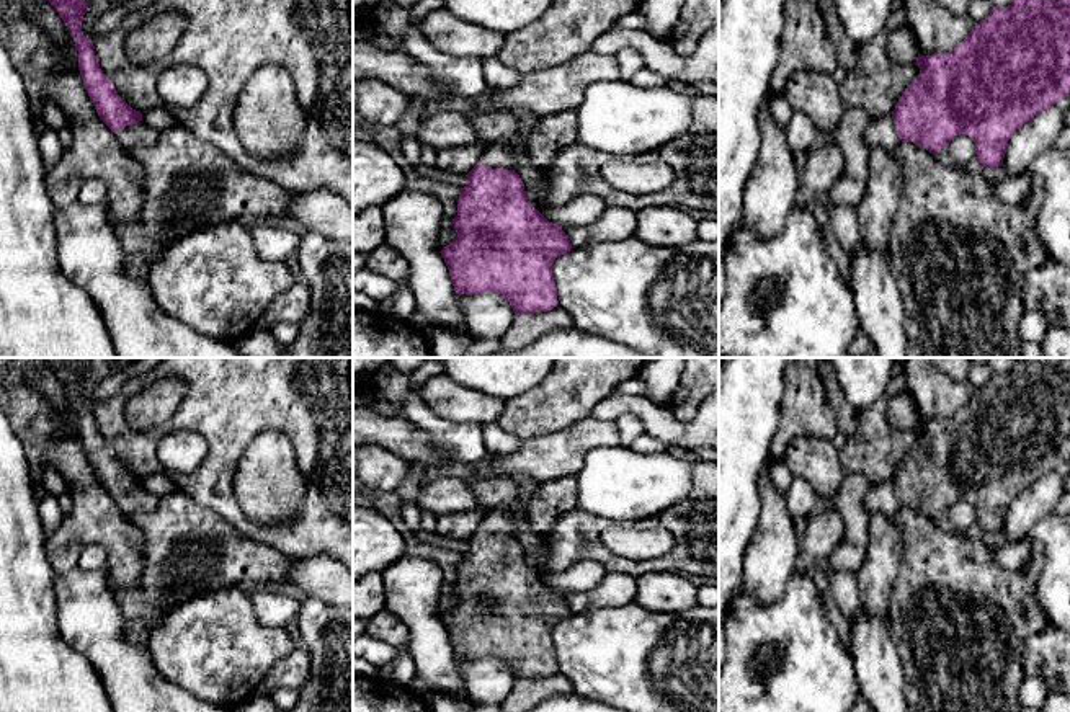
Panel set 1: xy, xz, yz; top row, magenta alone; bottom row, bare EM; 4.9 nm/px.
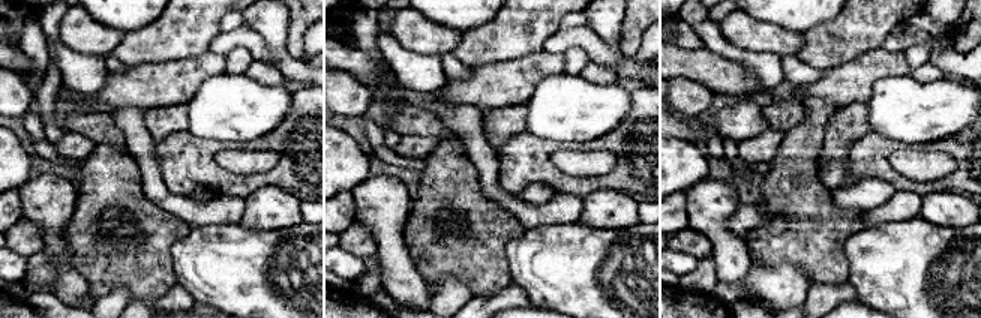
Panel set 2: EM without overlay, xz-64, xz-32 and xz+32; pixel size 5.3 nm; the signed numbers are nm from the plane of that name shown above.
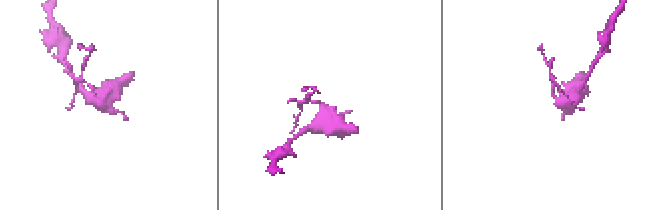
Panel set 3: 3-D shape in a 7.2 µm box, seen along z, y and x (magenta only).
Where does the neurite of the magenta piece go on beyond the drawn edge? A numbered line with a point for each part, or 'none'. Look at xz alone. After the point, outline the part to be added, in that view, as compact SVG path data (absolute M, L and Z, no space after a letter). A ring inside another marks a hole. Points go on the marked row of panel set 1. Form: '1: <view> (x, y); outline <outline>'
1: xz (505, 154); outline M524 109L515 111L515 116L519 127L518 139L488 142L480 157L484 165L506 170L516 170L519 167L519 155L528 150L528 136L541 116Z

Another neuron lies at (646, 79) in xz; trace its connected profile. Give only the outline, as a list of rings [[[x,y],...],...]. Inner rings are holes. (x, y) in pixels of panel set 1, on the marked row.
[[[647,67],[635,72],[629,82],[640,88],[660,88],[668,85],[668,80],[663,75]]]

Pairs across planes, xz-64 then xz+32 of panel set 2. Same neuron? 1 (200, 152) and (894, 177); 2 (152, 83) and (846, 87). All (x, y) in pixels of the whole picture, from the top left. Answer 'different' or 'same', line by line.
1: same
2: same

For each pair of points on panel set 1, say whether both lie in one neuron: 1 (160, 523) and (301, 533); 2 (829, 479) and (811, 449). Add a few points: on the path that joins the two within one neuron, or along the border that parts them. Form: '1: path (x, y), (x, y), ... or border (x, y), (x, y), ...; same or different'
1: border (203, 507), (216, 511), (242, 533), (270, 546); different
2: path (824, 472), (811, 456); same

